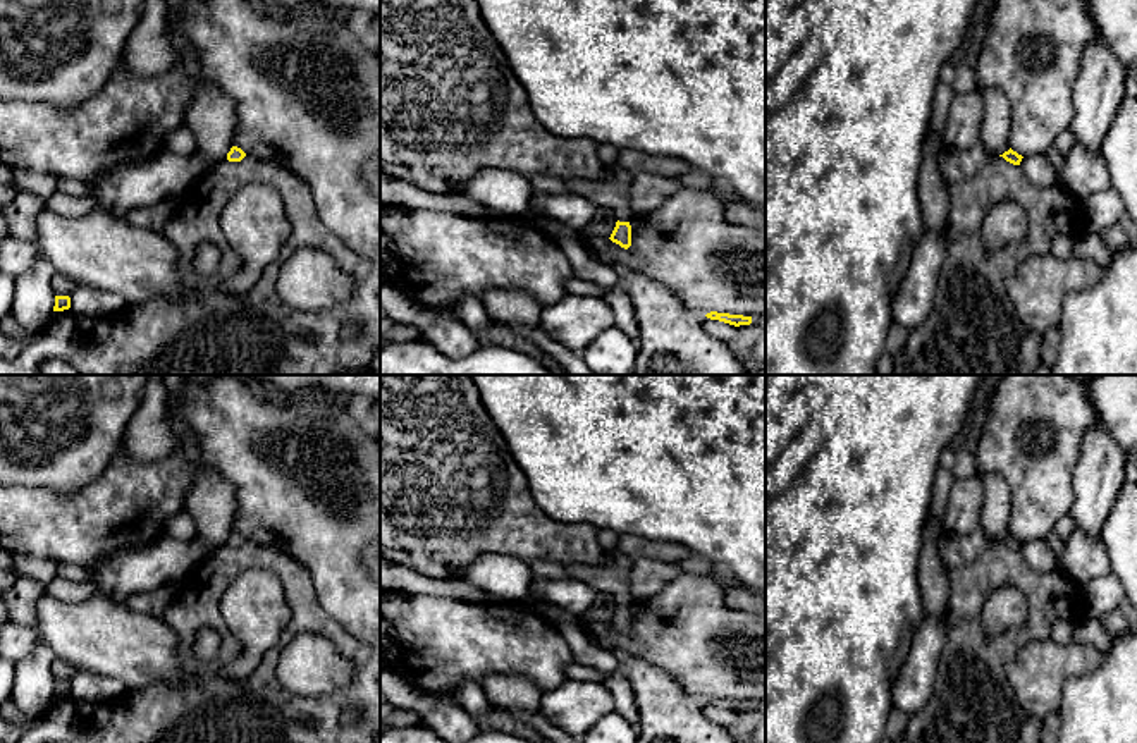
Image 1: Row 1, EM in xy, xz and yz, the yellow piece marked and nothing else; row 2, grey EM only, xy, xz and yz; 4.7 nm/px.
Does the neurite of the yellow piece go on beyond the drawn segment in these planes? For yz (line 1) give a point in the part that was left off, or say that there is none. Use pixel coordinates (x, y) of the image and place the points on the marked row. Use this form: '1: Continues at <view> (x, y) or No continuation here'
1: No continuation here

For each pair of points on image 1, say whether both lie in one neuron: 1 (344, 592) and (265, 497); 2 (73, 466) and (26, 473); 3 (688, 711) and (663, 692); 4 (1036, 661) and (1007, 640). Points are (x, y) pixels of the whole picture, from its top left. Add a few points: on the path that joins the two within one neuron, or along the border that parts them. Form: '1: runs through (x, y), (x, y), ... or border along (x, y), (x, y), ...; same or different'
1: runs through (336, 568), (289, 521); same
2: runs through (61, 466), (38, 470); same
3: runs through (682, 711), (669, 699); same
4: border along (1050, 635), (1031, 640), (1005, 666), (1012, 688); different

